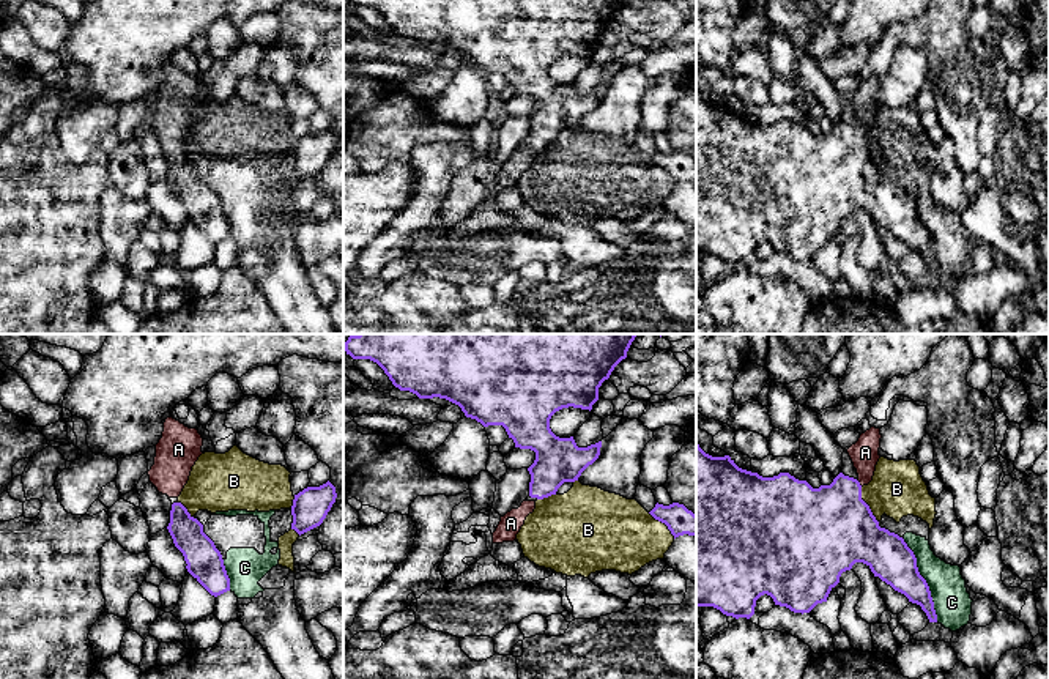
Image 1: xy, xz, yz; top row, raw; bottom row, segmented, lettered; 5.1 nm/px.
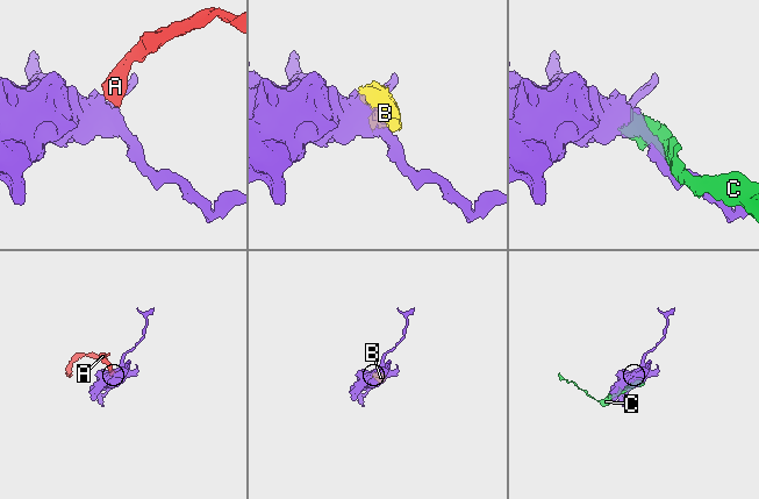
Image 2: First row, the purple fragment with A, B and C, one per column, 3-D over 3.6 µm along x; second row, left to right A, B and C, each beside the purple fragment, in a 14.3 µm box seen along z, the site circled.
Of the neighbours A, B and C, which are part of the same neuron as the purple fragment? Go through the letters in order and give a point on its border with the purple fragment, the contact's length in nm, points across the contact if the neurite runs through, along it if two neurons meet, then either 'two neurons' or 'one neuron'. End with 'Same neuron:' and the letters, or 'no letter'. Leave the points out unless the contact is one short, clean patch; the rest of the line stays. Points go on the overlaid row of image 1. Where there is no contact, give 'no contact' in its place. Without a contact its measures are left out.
A: yz (859, 484) | 40 nm | one neuron
B: yz (867, 504) | 200 nm | two neurons
C: yz (925, 580) | 460 nm | two neurons
Same neuron: A

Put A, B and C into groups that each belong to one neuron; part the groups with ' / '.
A / B C

